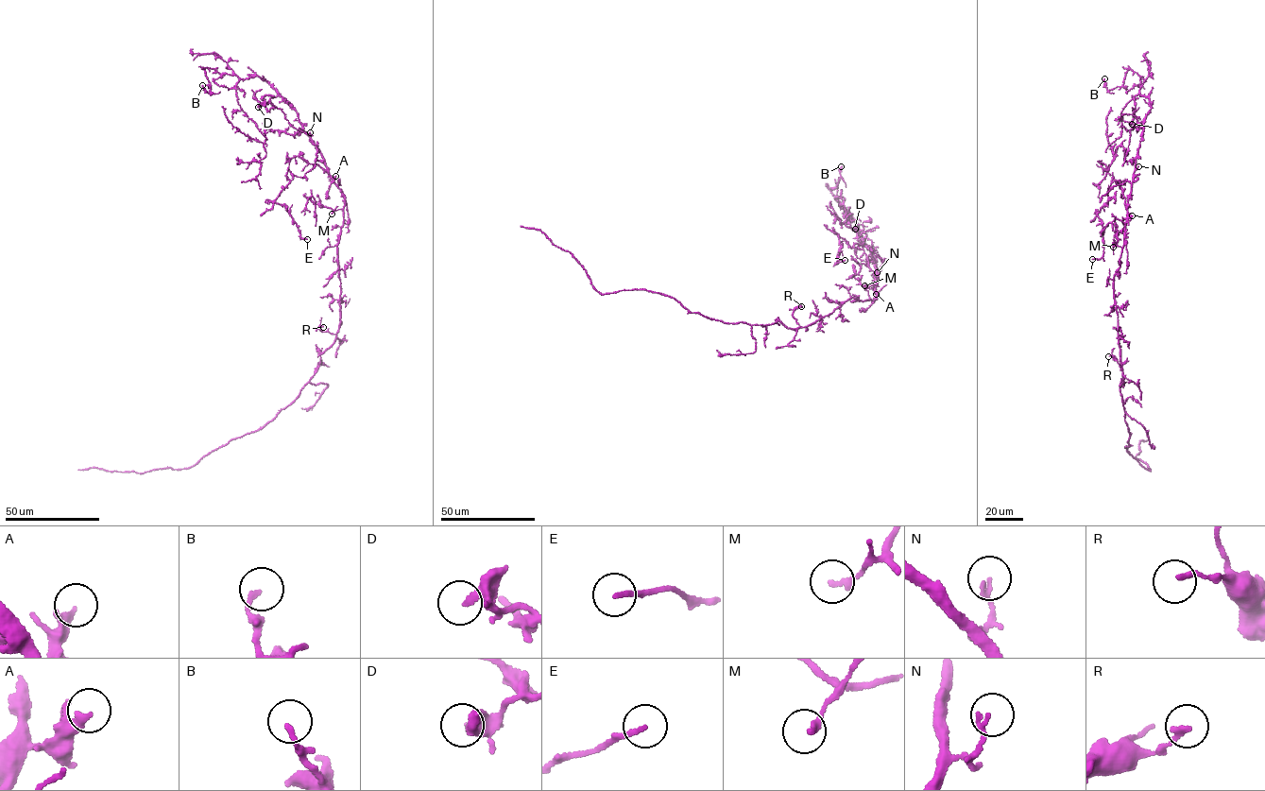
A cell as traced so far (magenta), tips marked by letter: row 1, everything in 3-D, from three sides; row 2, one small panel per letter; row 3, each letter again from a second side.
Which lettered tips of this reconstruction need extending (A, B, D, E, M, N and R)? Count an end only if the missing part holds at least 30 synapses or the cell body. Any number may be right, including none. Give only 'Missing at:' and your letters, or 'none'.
Missing at: none

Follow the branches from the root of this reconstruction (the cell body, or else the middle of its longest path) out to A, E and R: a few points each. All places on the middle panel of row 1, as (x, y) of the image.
A: (821, 318), (853, 297), (863, 300), (874, 300), (877, 298), (876, 294)
E: (821, 318), (853, 297), (877, 298), (863, 249), (855, 243), (852, 248), (838, 234), (835, 264), (845, 260)
R: (821, 318), (801, 327), (793, 314), (801, 306)

